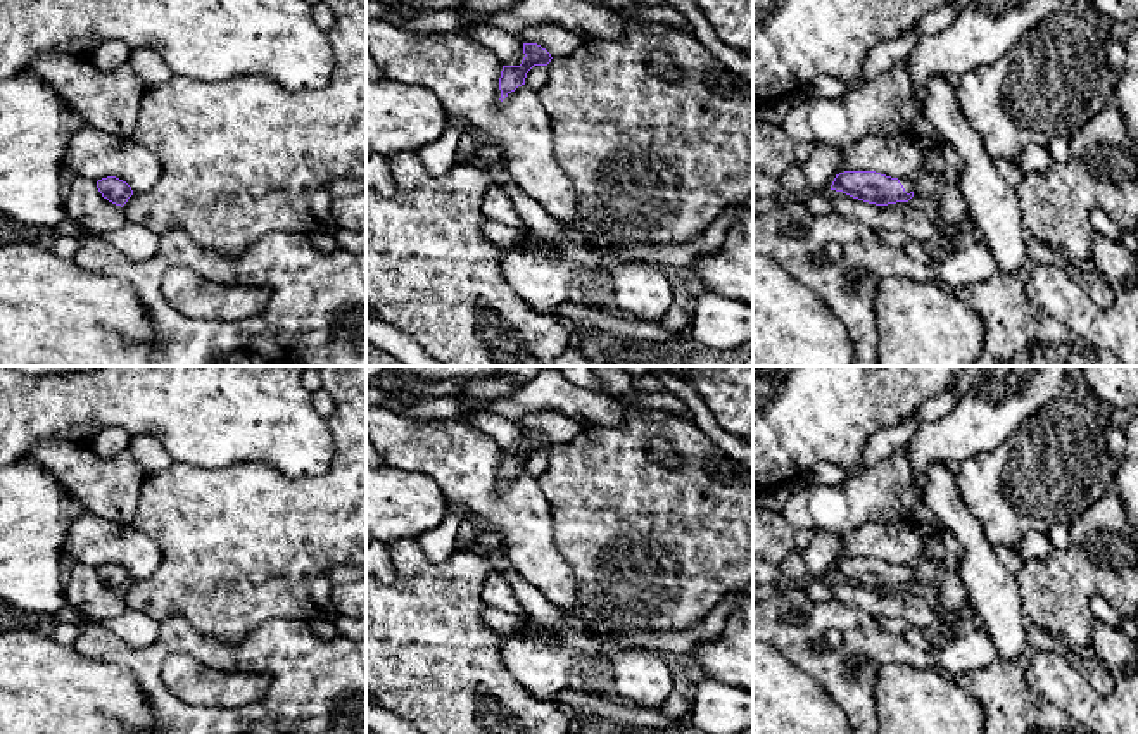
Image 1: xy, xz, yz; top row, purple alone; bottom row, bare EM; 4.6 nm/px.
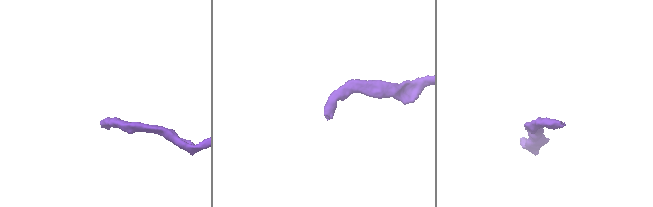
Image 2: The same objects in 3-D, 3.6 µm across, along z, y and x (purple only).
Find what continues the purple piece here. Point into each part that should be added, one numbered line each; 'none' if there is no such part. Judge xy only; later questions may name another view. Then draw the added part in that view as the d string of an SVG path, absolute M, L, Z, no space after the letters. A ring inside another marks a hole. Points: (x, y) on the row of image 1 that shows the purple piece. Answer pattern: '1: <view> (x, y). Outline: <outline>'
none

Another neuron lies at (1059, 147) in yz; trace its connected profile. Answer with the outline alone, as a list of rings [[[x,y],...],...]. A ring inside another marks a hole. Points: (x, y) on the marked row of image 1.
[[[1053,136],[1053,138],[1050,138],[1046,149],[1050,150],[1055,162],[1059,162],[1059,164],[1069,162],[1069,159],[1071,159],[1069,138]]]

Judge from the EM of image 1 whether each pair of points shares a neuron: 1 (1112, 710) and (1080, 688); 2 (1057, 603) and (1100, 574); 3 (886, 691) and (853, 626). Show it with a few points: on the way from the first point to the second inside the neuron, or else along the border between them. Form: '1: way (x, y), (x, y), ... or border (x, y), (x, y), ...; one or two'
1: way (1104, 710), (1088, 696); one
2: way (1068, 593), (1090, 574); one
3: border (917, 667), (885, 664), (878, 670), (878, 715); two

